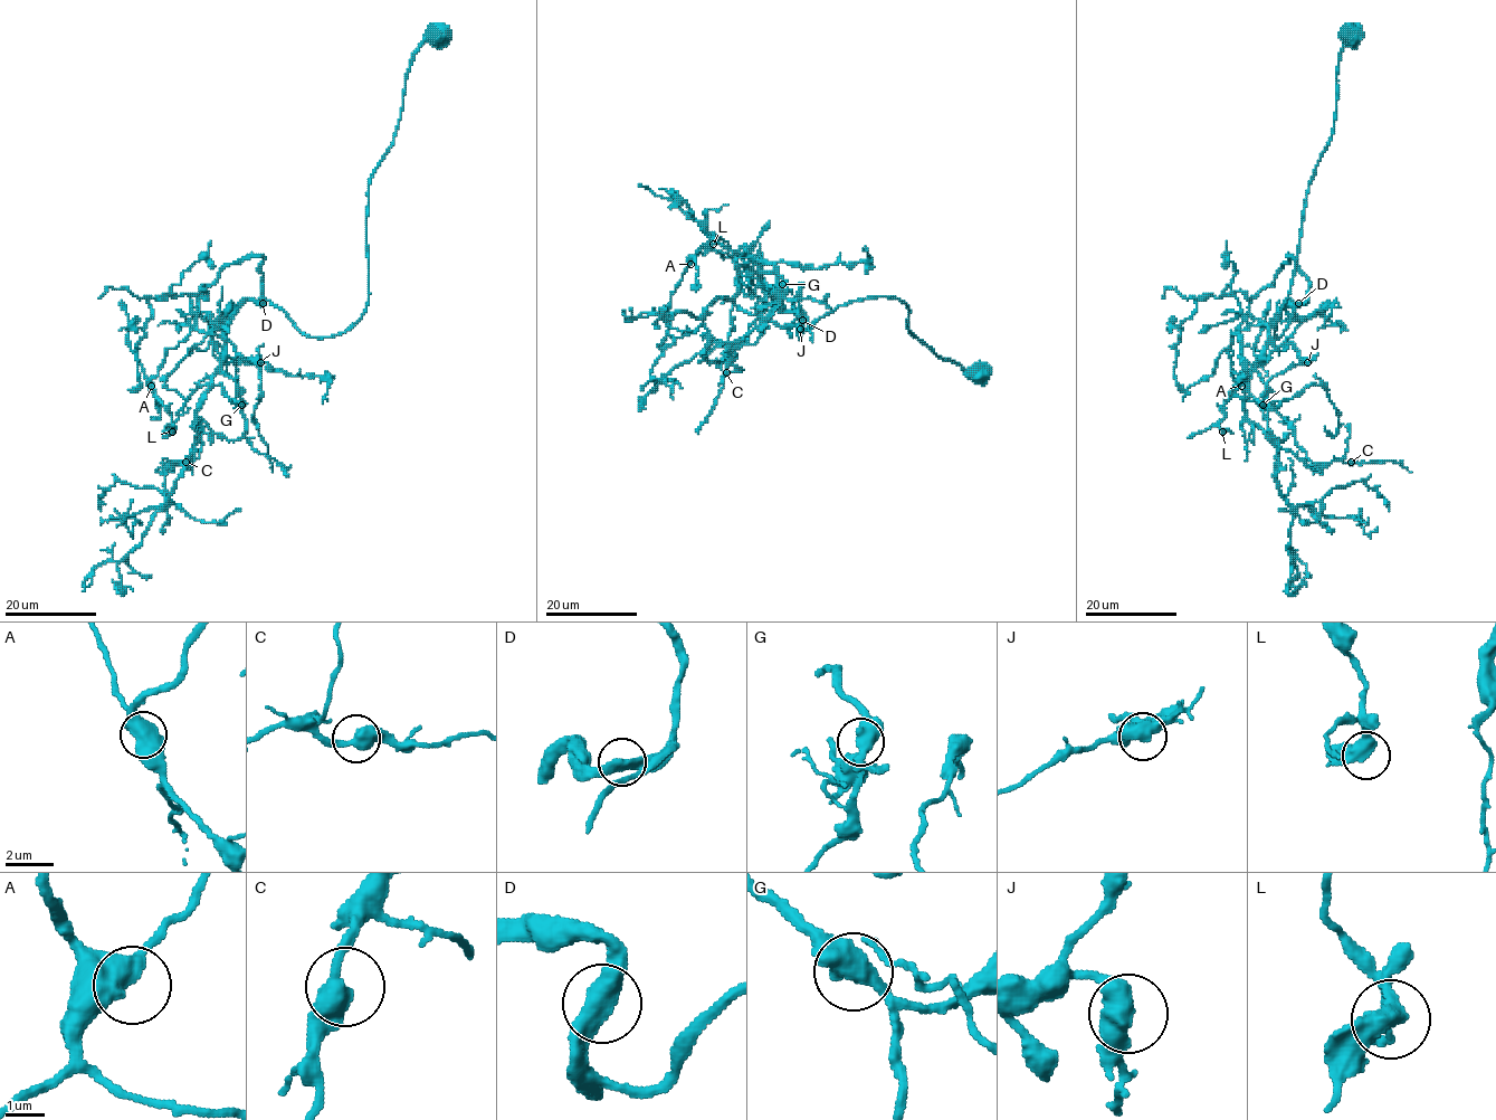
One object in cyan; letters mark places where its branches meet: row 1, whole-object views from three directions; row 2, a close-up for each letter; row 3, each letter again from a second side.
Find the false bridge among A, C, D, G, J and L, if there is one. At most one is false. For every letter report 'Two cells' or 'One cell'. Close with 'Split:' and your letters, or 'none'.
A: One cell
C: One cell
D: One cell
G: One cell
J: One cell
L: One cell
Split: none

